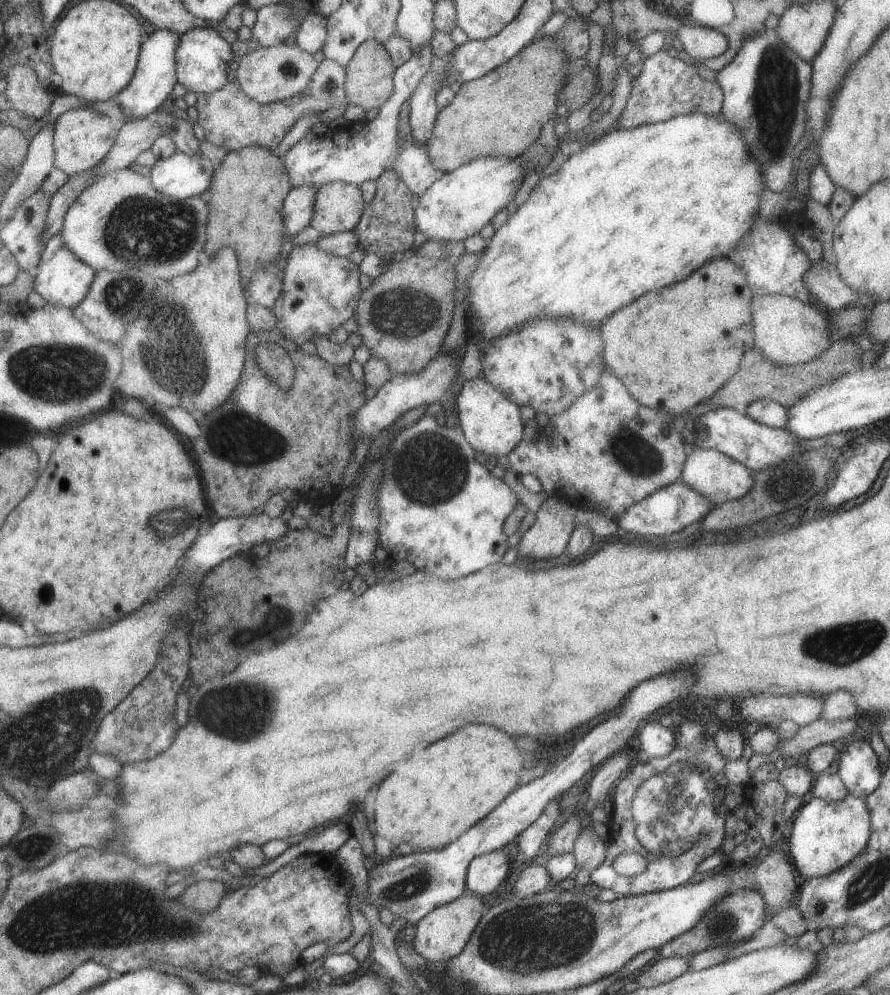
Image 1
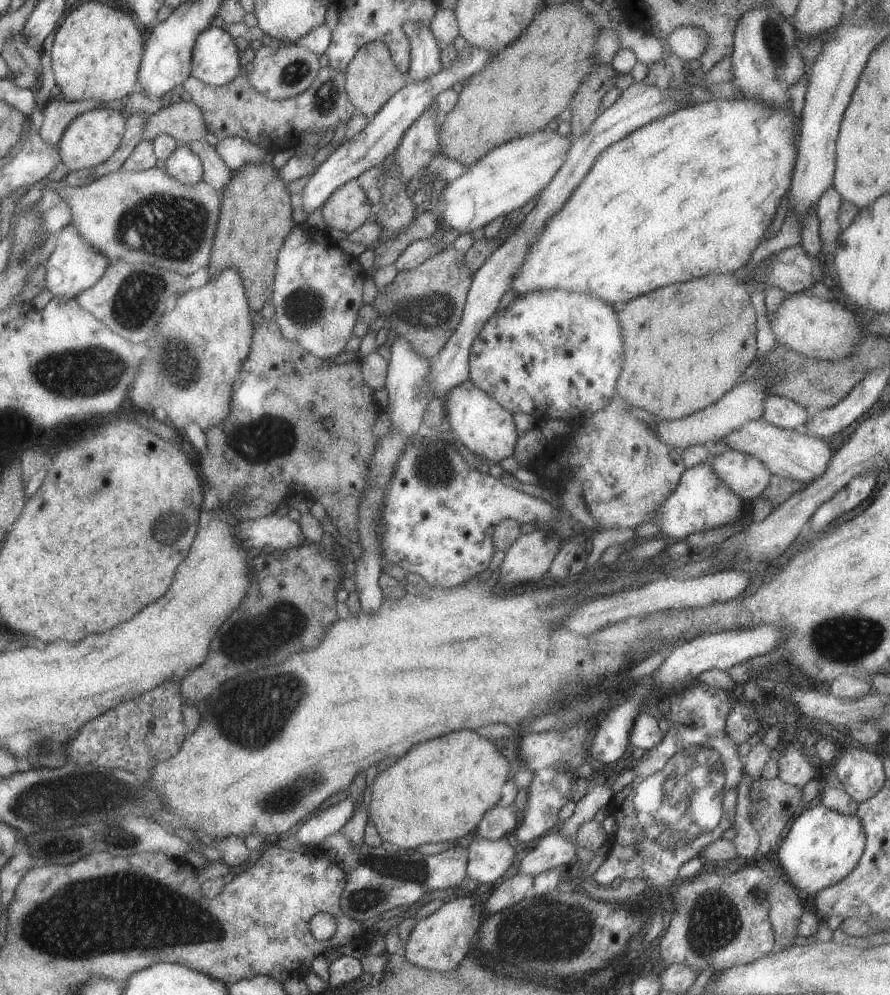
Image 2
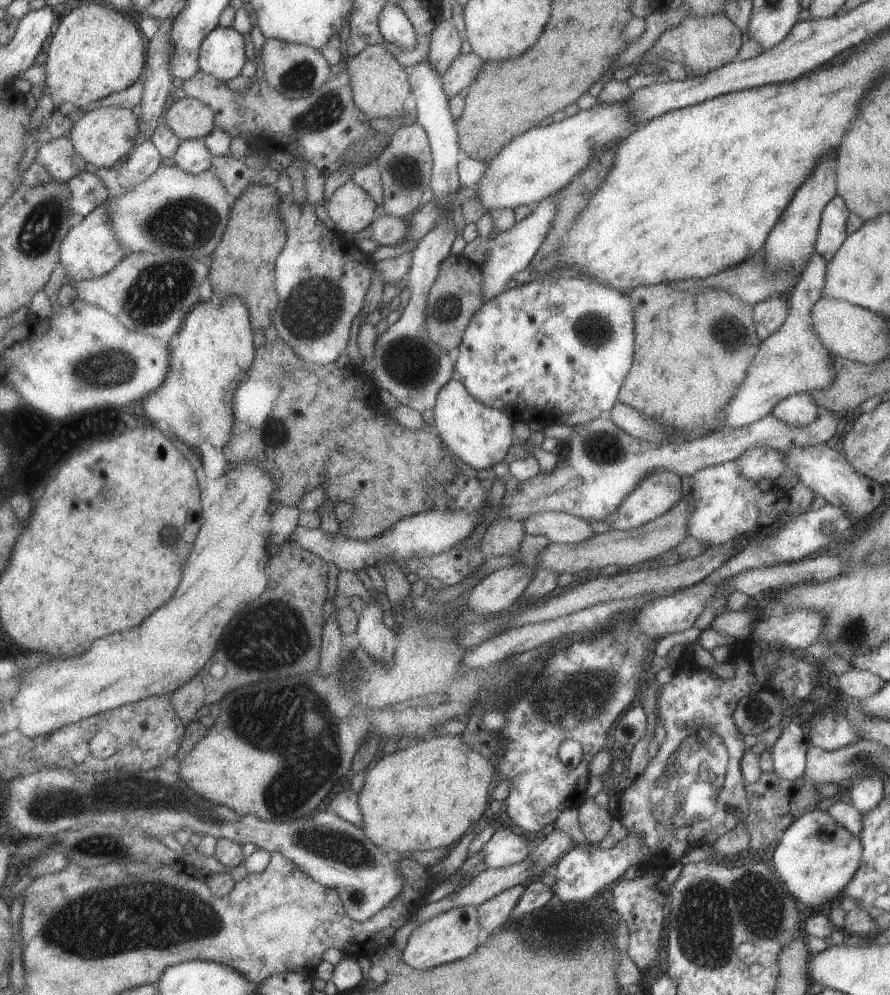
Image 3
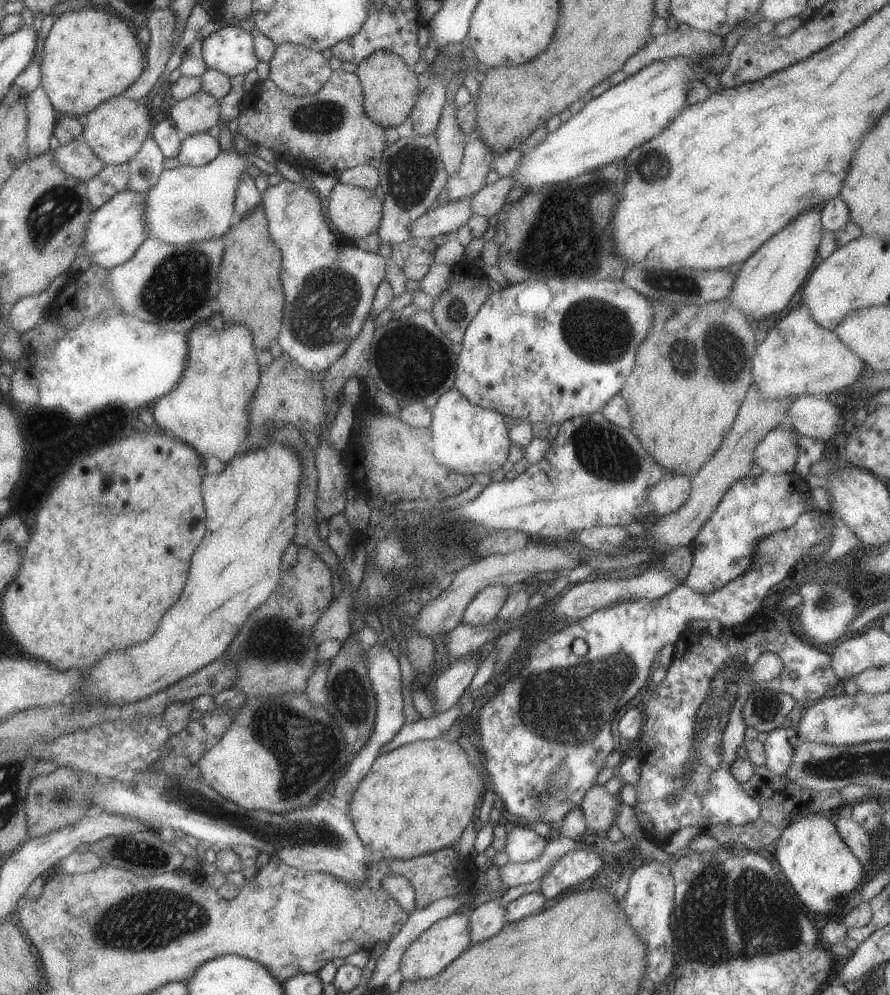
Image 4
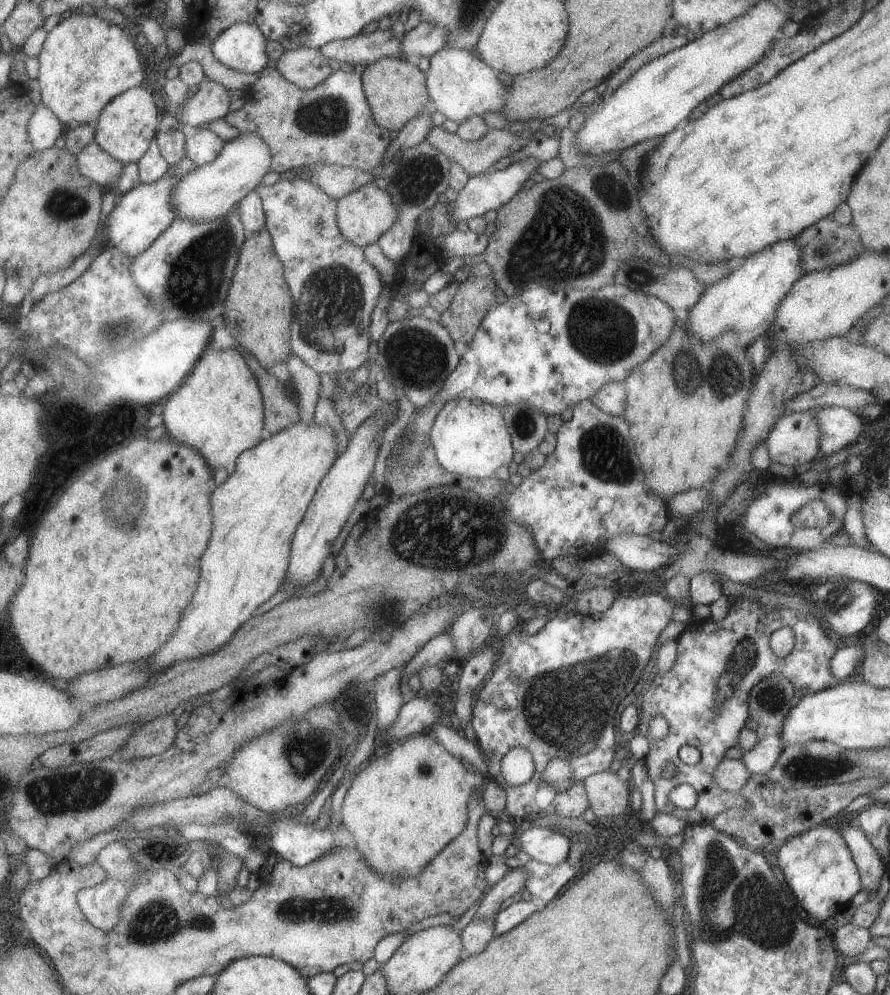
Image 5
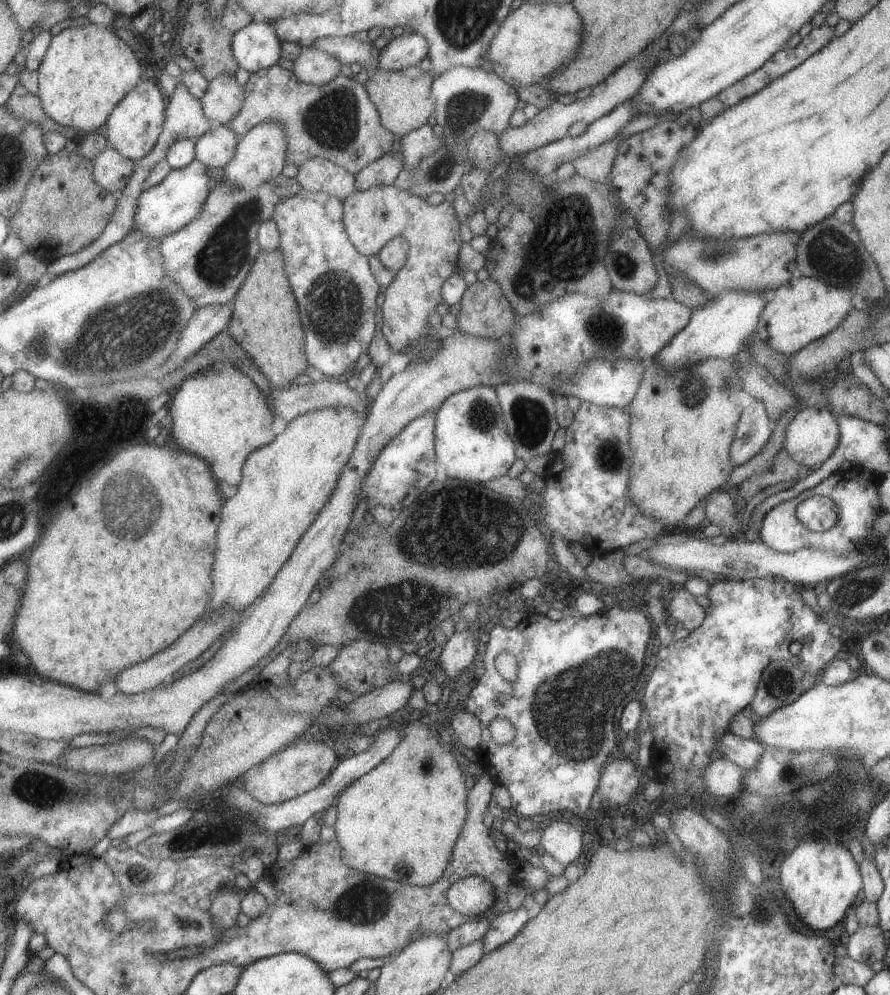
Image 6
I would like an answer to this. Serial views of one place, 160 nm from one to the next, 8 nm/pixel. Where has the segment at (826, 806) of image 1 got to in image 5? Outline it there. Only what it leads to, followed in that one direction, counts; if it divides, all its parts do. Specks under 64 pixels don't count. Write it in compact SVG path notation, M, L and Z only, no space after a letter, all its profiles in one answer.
M825 824L789 837L778 845L777 862L801 908L822 923L848 905L851 898L862 890L857 867L842 834Z

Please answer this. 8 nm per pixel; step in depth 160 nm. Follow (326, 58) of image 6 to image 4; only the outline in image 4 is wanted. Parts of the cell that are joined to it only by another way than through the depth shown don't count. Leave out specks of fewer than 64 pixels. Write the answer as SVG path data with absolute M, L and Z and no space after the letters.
M295 43L276 45L268 67L267 78L279 90L296 97L315 94L333 71L321 51Z

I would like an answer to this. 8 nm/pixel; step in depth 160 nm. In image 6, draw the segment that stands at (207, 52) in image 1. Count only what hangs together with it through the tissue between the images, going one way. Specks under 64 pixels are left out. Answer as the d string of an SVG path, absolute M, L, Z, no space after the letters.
M252 20L233 34L232 55L239 67L252 73L276 64L282 42L271 23Z

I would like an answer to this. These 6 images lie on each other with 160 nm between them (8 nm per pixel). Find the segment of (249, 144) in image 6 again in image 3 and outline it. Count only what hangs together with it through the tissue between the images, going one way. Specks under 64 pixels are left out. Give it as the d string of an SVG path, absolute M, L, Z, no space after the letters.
M160 166L143 182L103 200L117 242L123 246L125 257L135 252L163 254L171 260L208 262L225 231L229 218L230 199L215 178L213 170L187 174L177 166Z

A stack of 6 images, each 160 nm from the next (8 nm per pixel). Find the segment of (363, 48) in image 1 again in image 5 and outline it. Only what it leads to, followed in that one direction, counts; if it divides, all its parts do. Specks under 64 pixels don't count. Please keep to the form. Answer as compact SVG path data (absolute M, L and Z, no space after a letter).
M383 57L364 67L360 79L375 124L388 132L398 131L430 102L425 72L419 70L415 61Z

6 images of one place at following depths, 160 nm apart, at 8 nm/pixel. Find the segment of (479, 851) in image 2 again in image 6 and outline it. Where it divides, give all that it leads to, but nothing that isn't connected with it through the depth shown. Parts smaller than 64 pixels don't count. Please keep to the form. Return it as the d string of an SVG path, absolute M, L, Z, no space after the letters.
M552 821L549 826L543 828L541 840L536 848L541 847L541 850L566 867L581 858L583 854L582 835L581 829L577 826L563 821Z

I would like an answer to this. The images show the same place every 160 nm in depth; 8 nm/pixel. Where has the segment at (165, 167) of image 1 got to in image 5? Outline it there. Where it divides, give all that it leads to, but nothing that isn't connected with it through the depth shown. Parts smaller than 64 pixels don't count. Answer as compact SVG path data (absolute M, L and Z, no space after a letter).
M197 128L195 134L184 140L186 157L197 166L213 162L224 142L210 129Z

